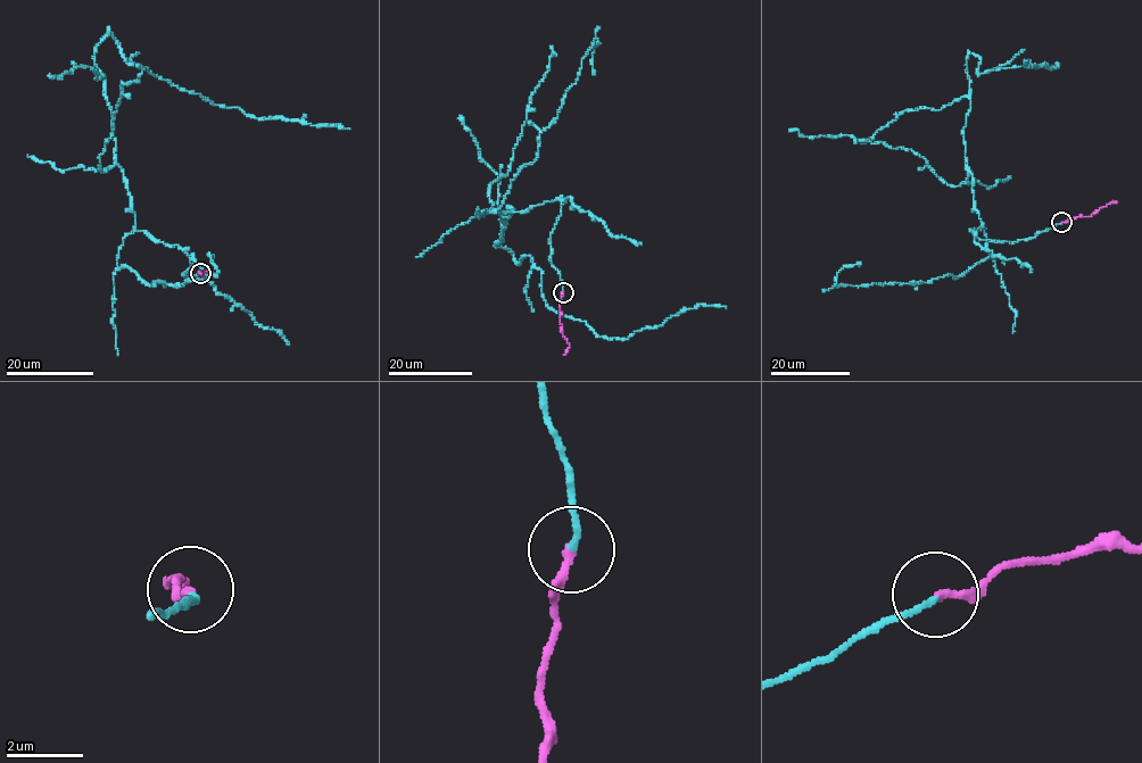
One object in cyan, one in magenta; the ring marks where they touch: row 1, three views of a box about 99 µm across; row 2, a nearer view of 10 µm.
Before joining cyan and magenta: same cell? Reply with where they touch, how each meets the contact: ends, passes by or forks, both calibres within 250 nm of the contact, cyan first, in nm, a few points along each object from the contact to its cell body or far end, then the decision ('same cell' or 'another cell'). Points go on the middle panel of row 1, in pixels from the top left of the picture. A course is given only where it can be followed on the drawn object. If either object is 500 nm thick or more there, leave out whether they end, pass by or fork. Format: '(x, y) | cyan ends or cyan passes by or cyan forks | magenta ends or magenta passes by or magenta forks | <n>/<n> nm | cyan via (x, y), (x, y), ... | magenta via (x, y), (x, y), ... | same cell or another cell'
(563, 292) | cyan ends | magenta ends | 170/200 nm | cyan via (562, 292), (549, 242), (561, 199), (503, 215), (495, 247), (529, 256), (545, 304), (600, 336), (725, 307) | magenta via (562, 292), (559, 323), (569, 345), (564, 354) | same cell

